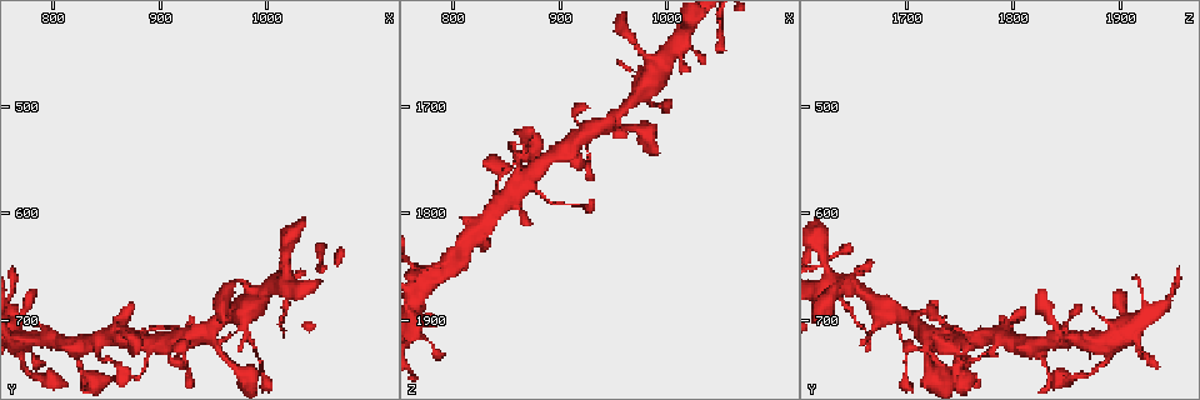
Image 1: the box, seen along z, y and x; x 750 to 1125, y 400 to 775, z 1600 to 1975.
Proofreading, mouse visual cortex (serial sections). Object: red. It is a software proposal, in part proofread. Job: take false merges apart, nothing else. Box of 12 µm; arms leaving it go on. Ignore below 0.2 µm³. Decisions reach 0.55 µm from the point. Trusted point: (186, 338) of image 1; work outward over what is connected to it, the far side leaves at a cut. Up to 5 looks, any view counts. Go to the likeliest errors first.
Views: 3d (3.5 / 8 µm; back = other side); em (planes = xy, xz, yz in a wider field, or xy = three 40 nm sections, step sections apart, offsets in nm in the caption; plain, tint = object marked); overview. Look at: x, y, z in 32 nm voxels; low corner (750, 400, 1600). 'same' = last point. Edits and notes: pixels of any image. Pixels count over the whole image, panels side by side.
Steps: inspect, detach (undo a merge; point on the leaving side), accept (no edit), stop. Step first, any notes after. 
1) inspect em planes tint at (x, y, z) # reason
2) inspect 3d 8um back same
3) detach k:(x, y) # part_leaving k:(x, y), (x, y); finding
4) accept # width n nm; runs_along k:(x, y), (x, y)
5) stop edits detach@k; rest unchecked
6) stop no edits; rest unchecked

inspect 3d 8um at (774, 718, 1864) # two arms in line, one across

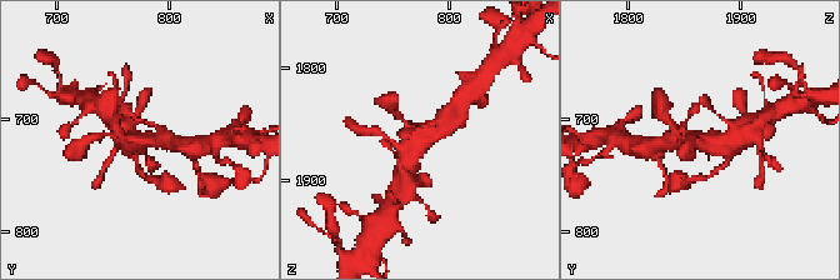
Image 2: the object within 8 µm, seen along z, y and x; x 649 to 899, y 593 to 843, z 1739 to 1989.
inspect 3d 3.5um at (774, 718, 1864) # zoom in

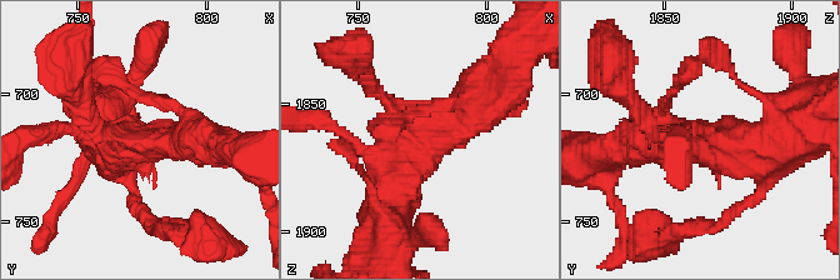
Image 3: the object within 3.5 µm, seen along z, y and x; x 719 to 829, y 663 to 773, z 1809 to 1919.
inspect em xy step 1 tint at (775, 719, 1865) # arms 3; arm_widths 200, 500, 600 nm

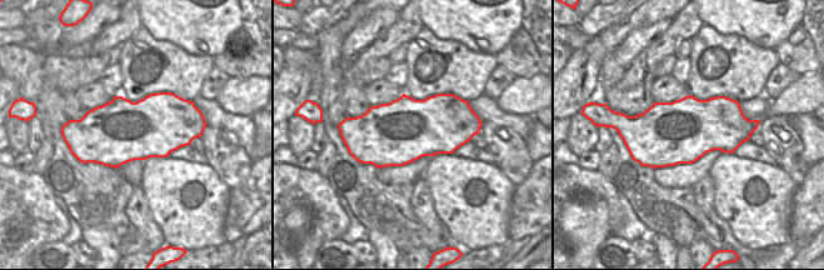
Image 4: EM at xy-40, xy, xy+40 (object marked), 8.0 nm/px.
accept # runs_along 3:(486, 89), (399, 163), (386, 214); one cell here

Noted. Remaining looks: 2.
inspect 3d 3.5um back at (972, 692, 1690) # calibre changes

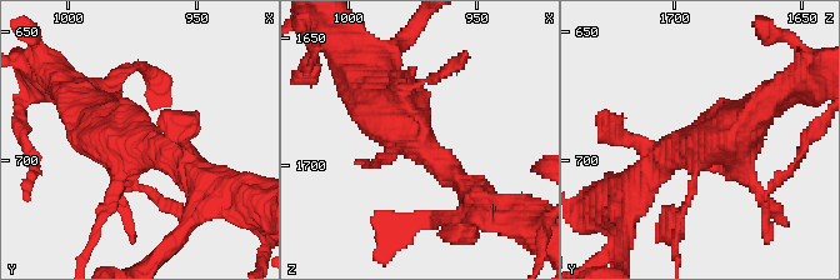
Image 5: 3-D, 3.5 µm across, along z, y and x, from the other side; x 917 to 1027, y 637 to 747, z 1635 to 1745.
accept # runs_along 5:(479, 195), (414, 141), (371, 86); continuous, no second cell

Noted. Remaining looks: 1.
stop no edits; rest unchecked

